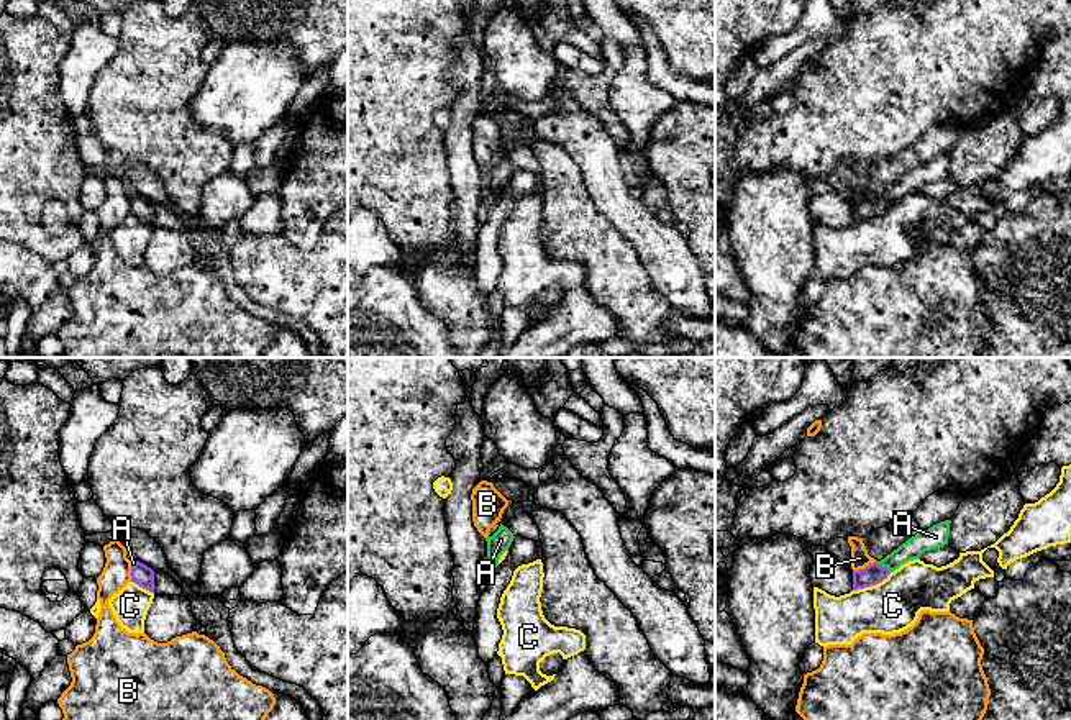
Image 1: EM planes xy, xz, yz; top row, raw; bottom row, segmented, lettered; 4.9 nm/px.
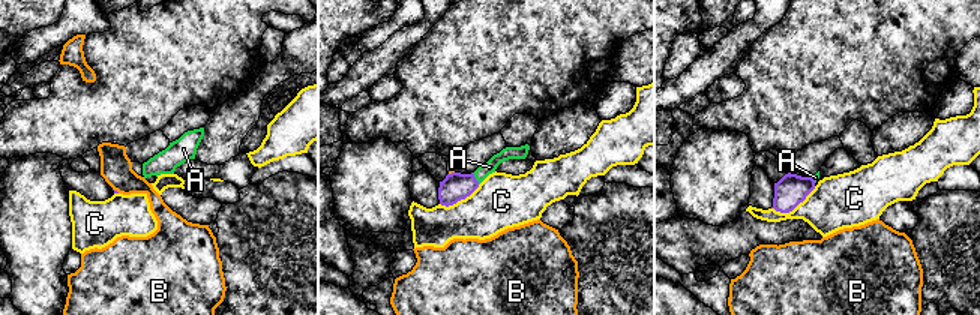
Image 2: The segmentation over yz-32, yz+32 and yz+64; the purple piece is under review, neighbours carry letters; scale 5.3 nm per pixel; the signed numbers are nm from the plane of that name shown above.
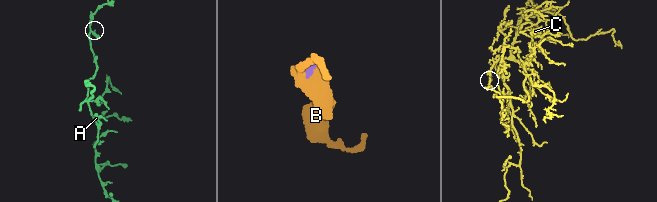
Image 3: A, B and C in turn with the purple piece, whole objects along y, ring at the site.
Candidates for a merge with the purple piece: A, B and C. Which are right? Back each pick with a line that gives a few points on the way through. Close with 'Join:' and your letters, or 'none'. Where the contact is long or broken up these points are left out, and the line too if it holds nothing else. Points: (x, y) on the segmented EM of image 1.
A: Path across: yz (871, 574), (884, 568), (927, 540)
Join: A

